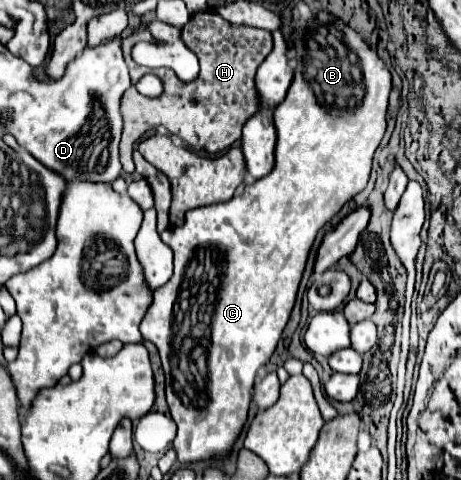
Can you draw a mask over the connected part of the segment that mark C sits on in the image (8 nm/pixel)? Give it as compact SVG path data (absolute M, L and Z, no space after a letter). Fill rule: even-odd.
M333 17L335 25L329 23L329 27L337 27L337 31L341 31L341 43L345 43L345 47L349 47L349 51L353 51L353 55L357 55L357 59L361 59L361 79L365 79L365 99L361 99L361 107L357 107L357 113L353 115L333 115L333 111L325 111L325 107L321 107L321 103L317 103L317 95L313 95L313 87L309 87L309 79L305 79L305 67L295 67L295 77L293 77L293 83L287 91L287 97L285 101L273 111L273 123L275 123L275 129L277 129L277 145L275 145L275 167L273 171L267 175L267 177L261 177L259 181L251 183L251 185L245 185L243 191L239 195L235 195L231 201L225 201L225 203L215 203L215 205L207 205L207 207L199 207L199 209L193 209L193 211L187 211L185 213L185 223L181 227L167 227L163 233L161 233L161 239L171 247L173 255L175 255L175 273L173 277L159 289L153 291L153 303L149 305L149 311L145 313L143 321L141 321L141 333L143 333L143 339L147 341L153 341L159 349L159 355L161 355L161 361L163 361L163 371L165 371L165 396L167 403L169 403L169 411L171 411L171 417L177 425L177 437L173 441L173 447L177 451L177 459L179 461L201 461L201 459L211 459L215 455L227 455L243 427L243 423L247 421L247 411L249 411L249 403L251 403L251 387L253 387L253 381L255 381L255 375L259 371L259 367L263 367L271 353L275 351L277 347L277 341L281 339L281 333L283 333L283 327L287 325L289 321L289 315L291 315L291 309L295 305L295 295L297 295L297 287L299 287L299 281L301 281L301 275L303 275L303 269L305 269L305 263L307 263L307 255L309 255L309 249L315 241L315 235L317 231L329 221L333 219L341 207L353 199L361 189L365 189L367 181L369 181L369 173L371 173L371 163L373 163L373 155L385 135L385 129L387 129L387 107L389 107L389 93L391 93L391 73L389 69L385 67L383 59L377 55L377 51L373 51L367 41L349 25L345 25L339 17ZM195 351L207 351L207 359L205 363L199 361L193 353Z

